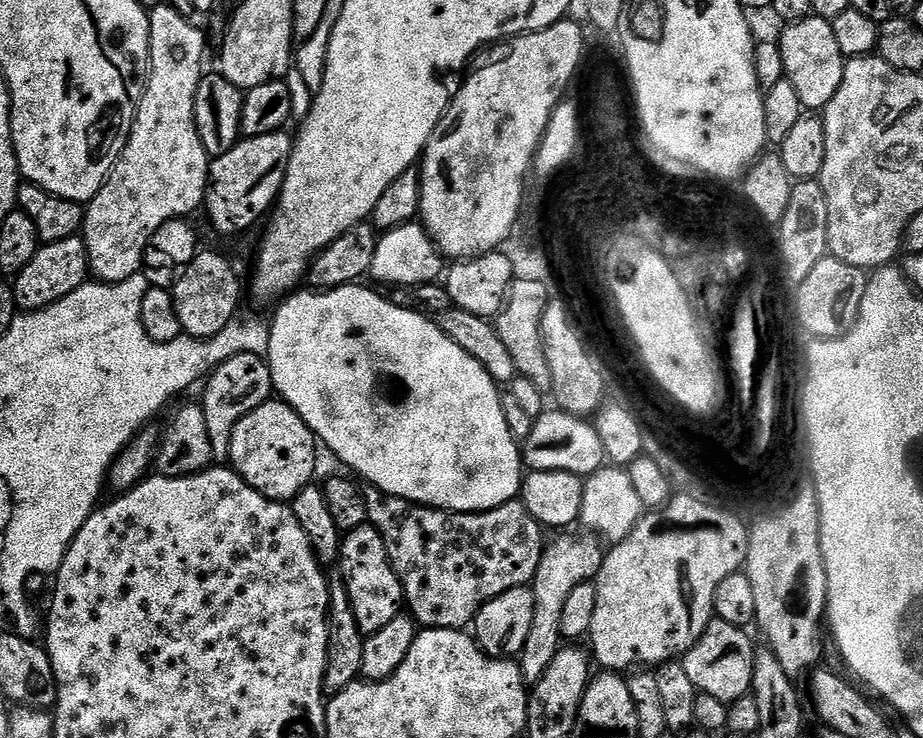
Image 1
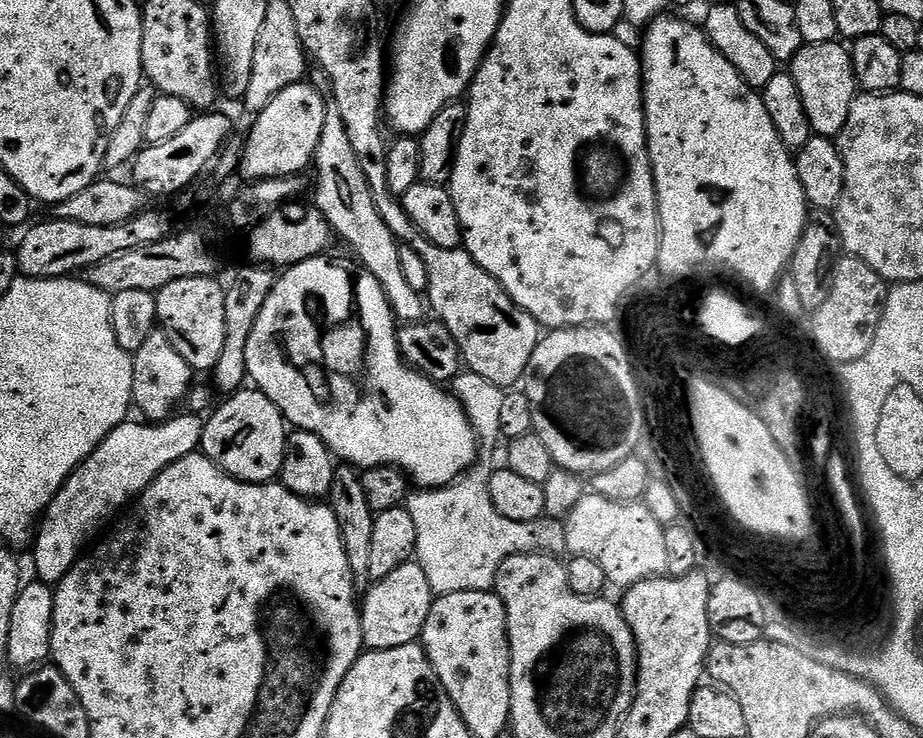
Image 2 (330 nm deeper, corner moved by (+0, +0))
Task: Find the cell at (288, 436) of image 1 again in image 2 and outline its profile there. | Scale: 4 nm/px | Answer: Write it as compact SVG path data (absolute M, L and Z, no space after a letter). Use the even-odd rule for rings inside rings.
M252 386L231 393L225 400L228 401L204 420L204 433L200 435L203 455L236 480L247 484L273 483L282 470L290 435L284 416L266 394Z

